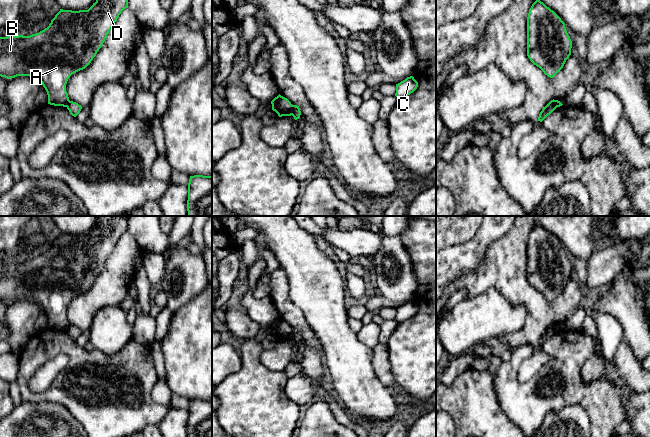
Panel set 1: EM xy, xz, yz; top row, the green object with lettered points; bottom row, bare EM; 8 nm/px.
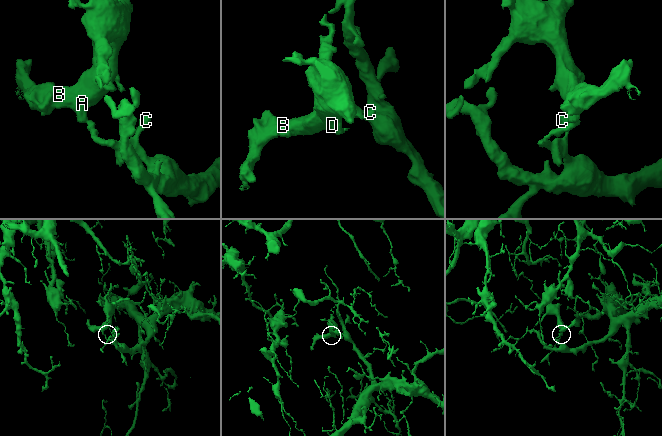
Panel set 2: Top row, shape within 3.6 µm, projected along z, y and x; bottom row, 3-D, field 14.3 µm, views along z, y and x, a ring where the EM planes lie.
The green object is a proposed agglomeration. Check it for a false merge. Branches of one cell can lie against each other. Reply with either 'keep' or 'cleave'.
cleave

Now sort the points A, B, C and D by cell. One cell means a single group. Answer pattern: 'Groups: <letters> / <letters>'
Groups: A B D / C

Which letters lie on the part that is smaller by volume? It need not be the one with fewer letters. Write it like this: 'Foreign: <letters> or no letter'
Foreign: A, B, D

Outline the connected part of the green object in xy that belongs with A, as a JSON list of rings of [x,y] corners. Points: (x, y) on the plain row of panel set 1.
[[[97,216],[96,226],[88,234],[63,234],[47,252],[30,260],[0,261],[0,300],[7,303],[32,300],[38,303],[48,319],[48,328],[67,331],[66,308],[70,300],[85,293],[102,271],[121,236],[128,232],[128,219]]]

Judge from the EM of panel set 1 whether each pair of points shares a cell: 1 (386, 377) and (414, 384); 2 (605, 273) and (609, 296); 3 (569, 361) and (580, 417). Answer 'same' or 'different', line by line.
1: different
2: different
3: different

